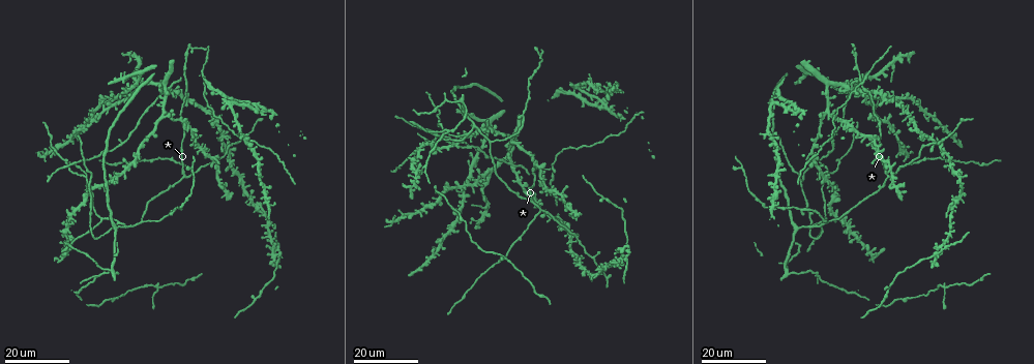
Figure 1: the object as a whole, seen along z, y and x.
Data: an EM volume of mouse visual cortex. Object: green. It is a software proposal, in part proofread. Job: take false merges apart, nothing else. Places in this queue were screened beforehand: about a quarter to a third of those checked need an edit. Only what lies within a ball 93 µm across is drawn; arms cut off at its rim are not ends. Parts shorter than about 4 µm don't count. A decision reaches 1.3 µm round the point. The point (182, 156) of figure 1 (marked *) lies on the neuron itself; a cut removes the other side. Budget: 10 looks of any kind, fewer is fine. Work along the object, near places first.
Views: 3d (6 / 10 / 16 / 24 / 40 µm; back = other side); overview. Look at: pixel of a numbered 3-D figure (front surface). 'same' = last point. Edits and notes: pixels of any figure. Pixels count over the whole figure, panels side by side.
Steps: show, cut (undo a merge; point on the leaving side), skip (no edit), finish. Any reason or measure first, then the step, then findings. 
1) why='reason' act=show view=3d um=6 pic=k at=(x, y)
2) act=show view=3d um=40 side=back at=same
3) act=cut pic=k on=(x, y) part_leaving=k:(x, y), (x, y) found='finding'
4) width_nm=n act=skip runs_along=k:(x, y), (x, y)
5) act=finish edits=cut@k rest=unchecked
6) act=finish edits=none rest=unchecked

why='branch point' act=show view=3d um=24 pic=1 at=(472, 126)

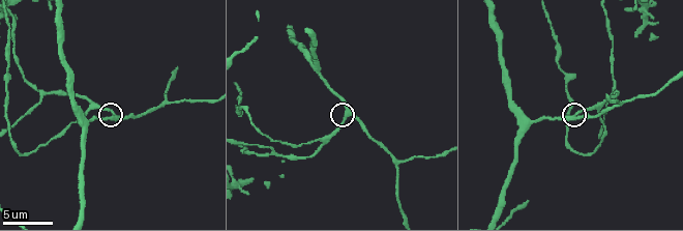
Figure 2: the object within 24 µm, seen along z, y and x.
act=show view=3d um=10 pic=2 at=(347, 112)

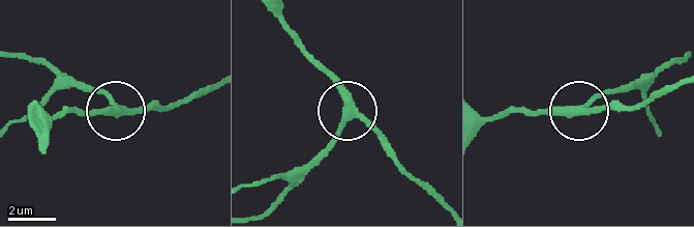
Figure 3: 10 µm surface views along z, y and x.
width_nm=280 act=skip found='one neuron here'

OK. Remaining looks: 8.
why='small branch off a trunk' act=show view=3d um=24 pic=1 at=(448, 130)

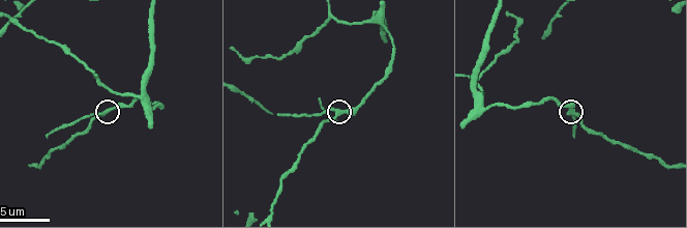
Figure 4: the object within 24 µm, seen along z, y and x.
act=show view=3d um=6 pic=4 at=(106, 114)

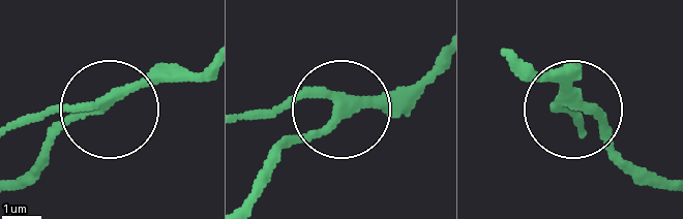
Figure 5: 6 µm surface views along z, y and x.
side_arm_um=7 act=skip runs_along=5:(203, 66), (19, 122) found='one neuron here'

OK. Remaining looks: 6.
why='arms part here' act=show view=3d um=16 pic=1 at=(84, 178)

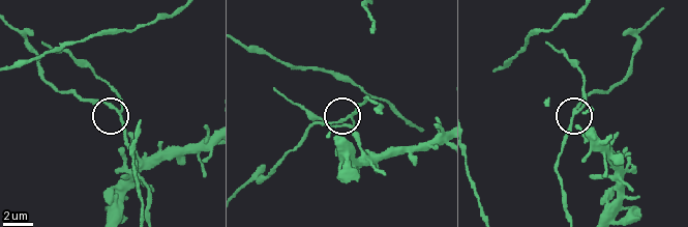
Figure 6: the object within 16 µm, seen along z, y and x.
act=show view=3d um=6 pic=6 at=(116, 108)

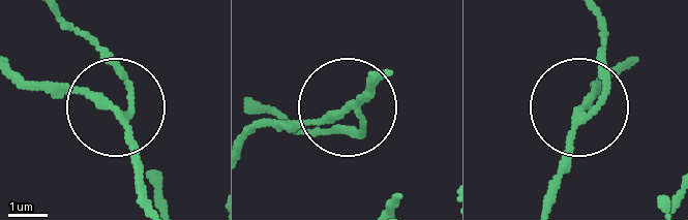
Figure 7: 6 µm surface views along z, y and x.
width_nm=170 act=cut pic=7 on=(116, 63) found='a second neuron is stuck on'

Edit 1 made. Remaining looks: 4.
act=show view=3d um=10 pic=2 at=(398, 160)

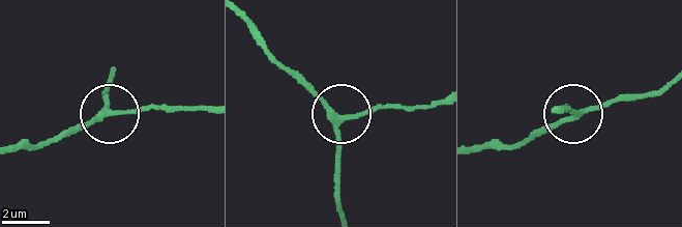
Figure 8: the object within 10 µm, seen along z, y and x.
act=show view=3d um=10 side=back pic=8 at=(340, 119)

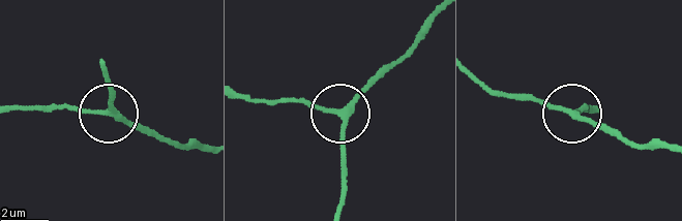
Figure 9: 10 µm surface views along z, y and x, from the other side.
act=skip runs_along=9:(336, 212), (343, 194), (340, 113), (295, 99), (267, 99) found='one neuron here'

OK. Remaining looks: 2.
why='three-way junction' act=show view=3d um=10 pic=2 at=(41, 93)

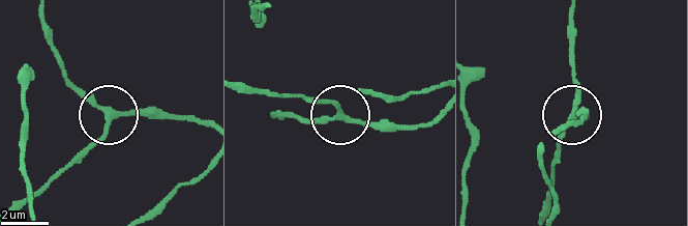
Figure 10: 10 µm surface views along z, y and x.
arms=3 act=skip runs_along=10:(436, 117), (423, 123), (358, 123), (329, 102), (295, 93) found='continuous, no second neuron'

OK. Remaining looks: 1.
act=finish edits=cut@7 rest=unchecked

